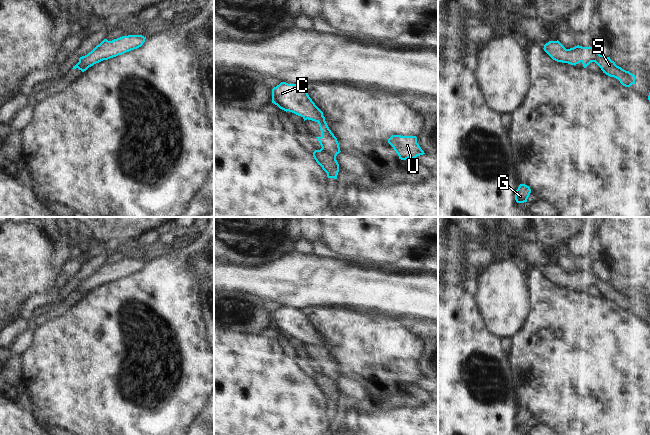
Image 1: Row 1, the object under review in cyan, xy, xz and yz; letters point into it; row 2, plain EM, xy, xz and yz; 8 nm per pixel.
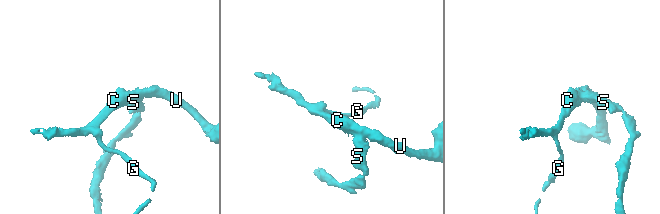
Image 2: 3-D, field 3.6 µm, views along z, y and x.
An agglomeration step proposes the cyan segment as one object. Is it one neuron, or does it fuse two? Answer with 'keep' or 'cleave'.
keep

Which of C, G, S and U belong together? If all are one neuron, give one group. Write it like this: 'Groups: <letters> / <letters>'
Groups: C G S U.

